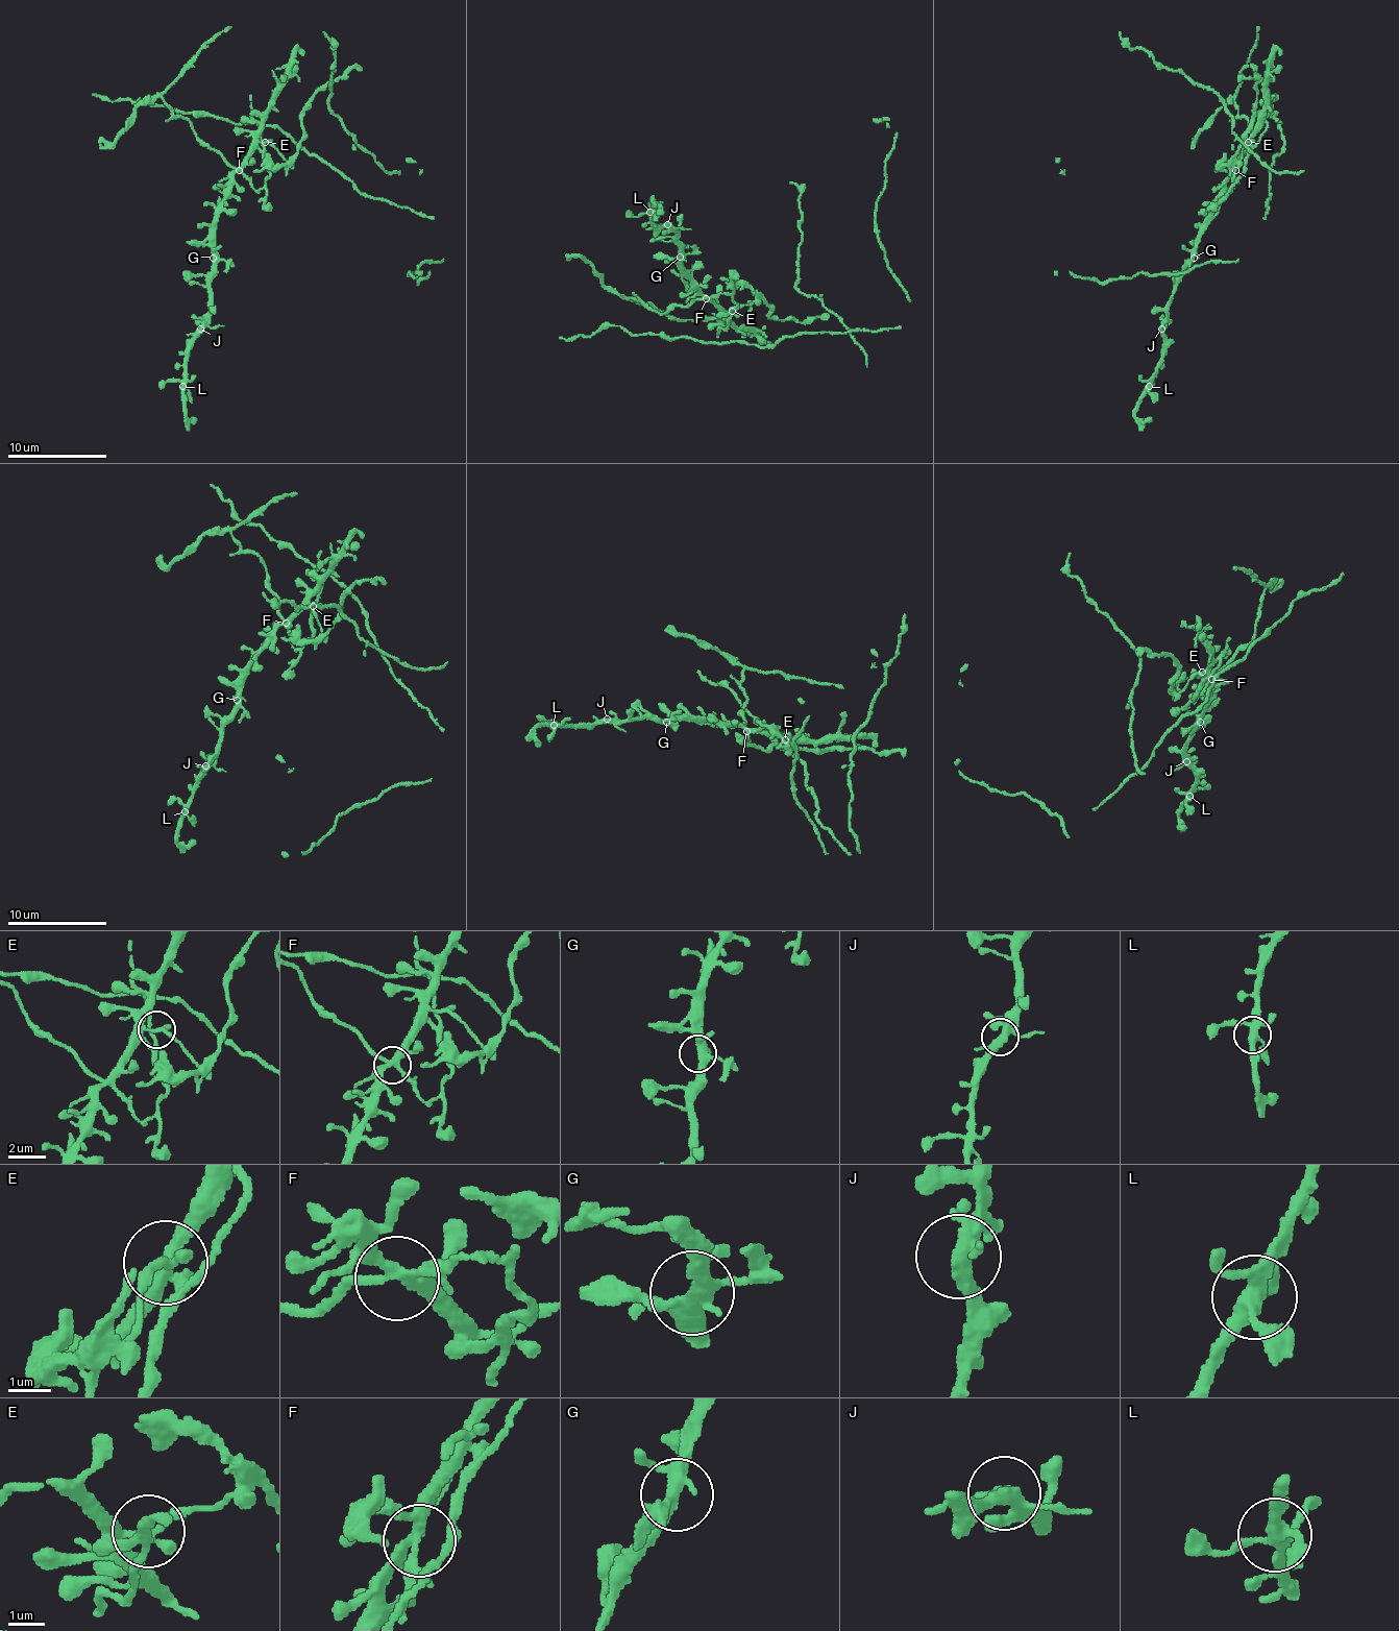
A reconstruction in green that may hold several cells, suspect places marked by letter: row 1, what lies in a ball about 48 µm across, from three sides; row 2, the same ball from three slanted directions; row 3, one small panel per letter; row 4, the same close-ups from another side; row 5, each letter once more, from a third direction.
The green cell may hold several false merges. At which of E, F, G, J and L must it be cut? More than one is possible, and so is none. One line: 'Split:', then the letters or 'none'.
Split: E, F

